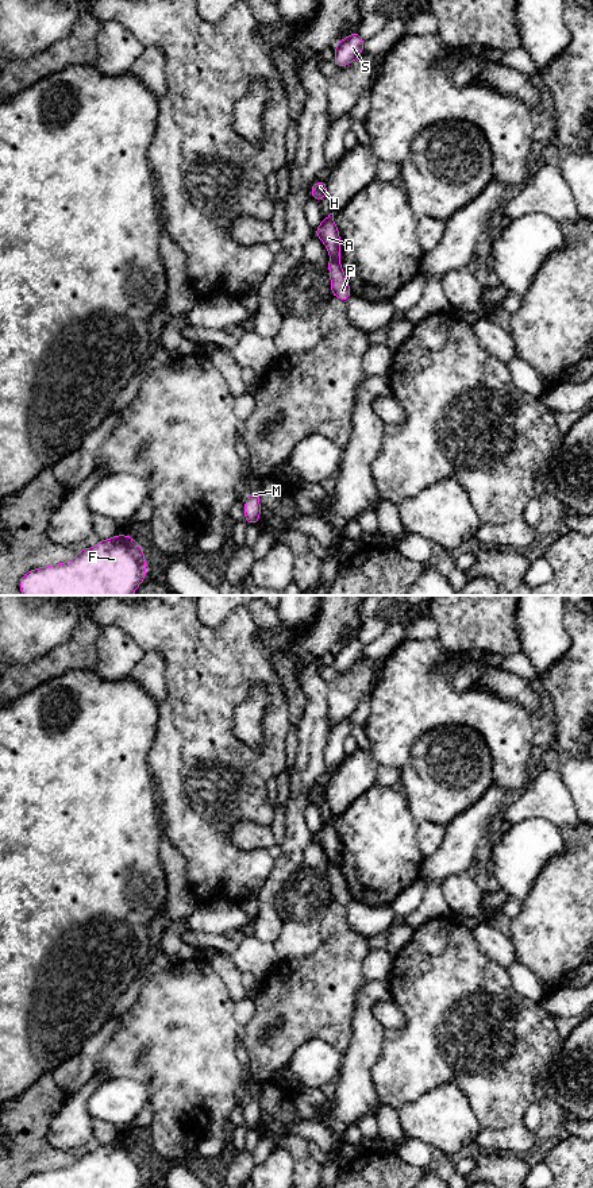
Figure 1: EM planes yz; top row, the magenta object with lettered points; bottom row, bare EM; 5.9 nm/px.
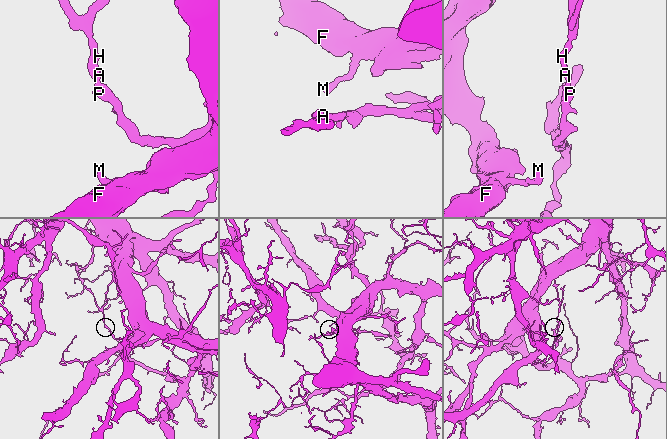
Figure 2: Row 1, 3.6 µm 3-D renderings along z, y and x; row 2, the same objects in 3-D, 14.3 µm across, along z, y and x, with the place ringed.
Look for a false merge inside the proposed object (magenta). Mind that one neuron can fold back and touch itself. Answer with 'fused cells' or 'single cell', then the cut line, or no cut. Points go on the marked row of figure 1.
fused cells | yz (331, 257), (338, 261)

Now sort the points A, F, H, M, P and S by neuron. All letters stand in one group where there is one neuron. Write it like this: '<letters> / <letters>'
A F H M S / P

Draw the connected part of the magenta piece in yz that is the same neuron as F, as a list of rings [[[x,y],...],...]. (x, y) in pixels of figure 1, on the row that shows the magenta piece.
[[[127,535],[81,548],[73,559],[30,570],[20,579],[23,595],[132,595],[146,579],[142,547]]]

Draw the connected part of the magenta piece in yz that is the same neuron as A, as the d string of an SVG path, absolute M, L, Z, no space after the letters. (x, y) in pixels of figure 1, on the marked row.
M334 212L321 220L321 224L315 230L315 235L323 242L328 254L335 261L340 258L340 235L334 221Z

